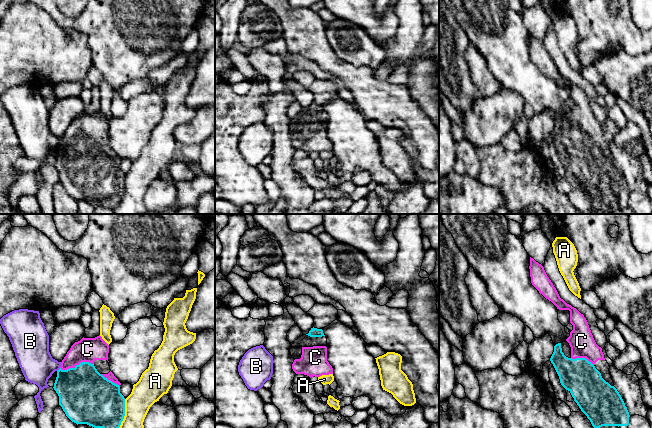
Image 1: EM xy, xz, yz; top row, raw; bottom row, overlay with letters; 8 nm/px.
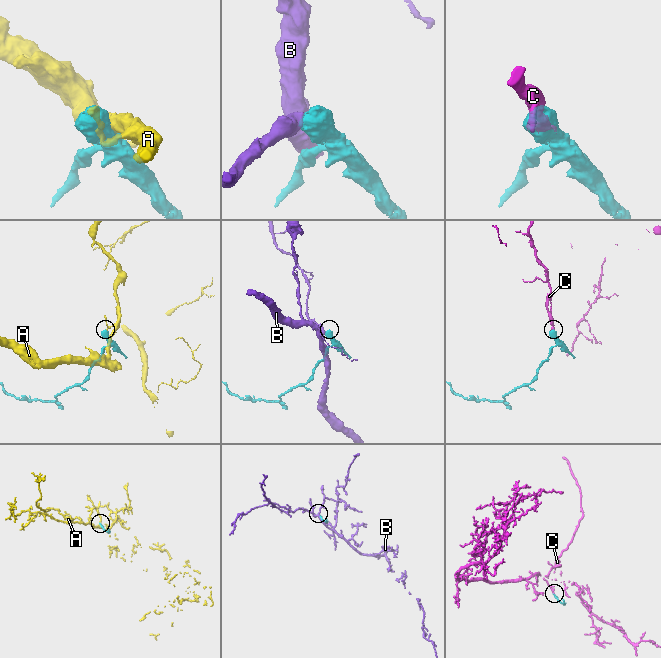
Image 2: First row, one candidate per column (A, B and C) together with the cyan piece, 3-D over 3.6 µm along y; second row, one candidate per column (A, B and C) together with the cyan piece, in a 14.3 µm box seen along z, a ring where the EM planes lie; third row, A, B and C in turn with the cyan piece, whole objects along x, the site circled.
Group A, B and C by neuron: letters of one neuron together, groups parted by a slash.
A / B / C

